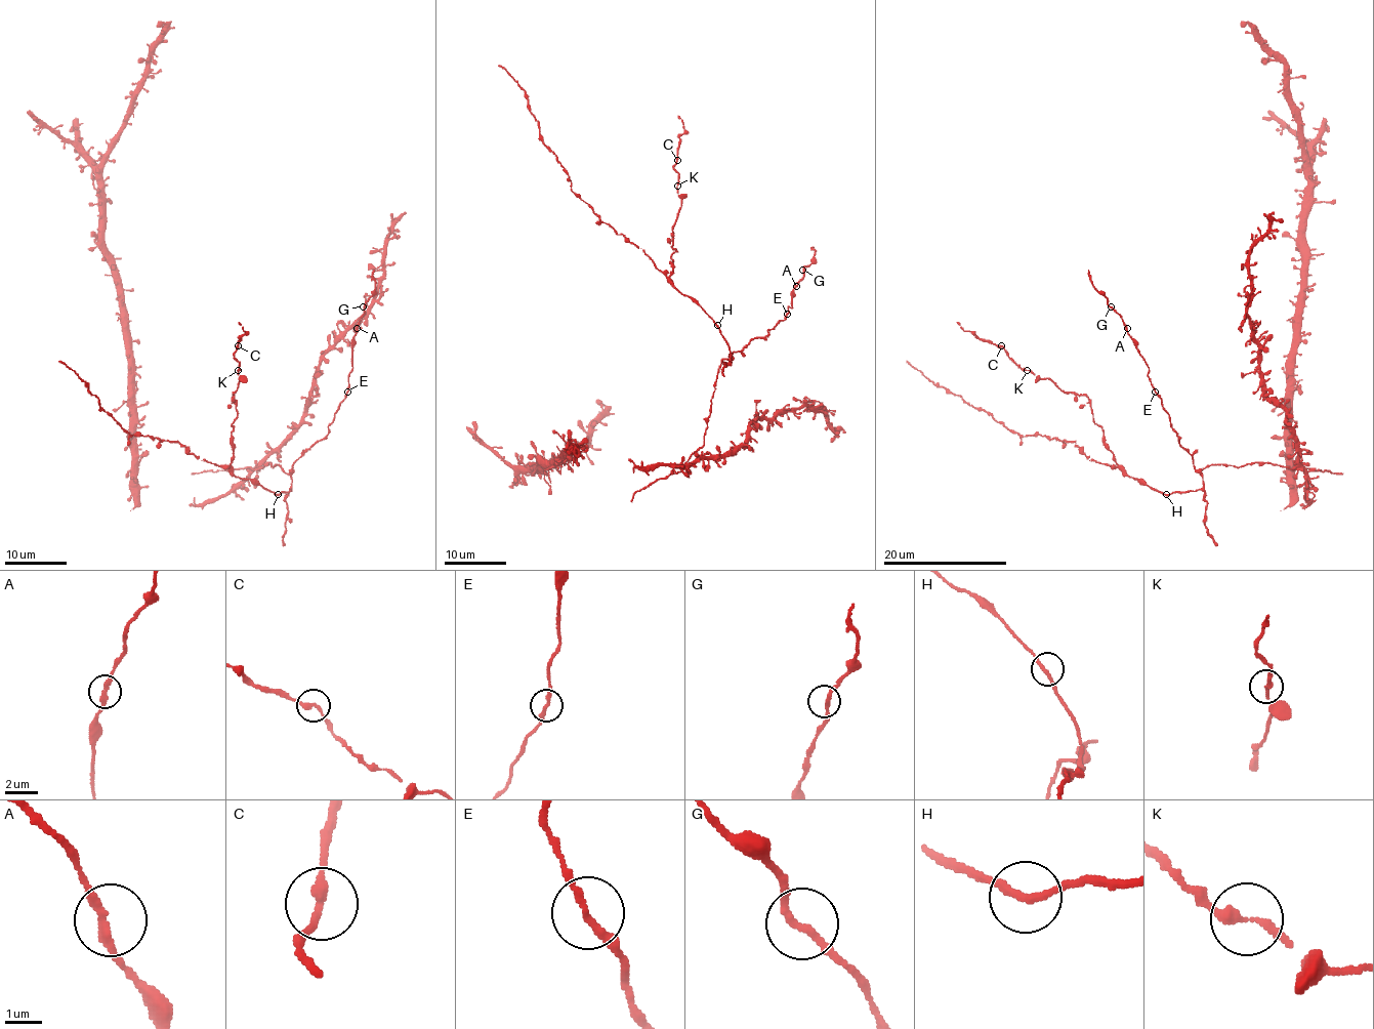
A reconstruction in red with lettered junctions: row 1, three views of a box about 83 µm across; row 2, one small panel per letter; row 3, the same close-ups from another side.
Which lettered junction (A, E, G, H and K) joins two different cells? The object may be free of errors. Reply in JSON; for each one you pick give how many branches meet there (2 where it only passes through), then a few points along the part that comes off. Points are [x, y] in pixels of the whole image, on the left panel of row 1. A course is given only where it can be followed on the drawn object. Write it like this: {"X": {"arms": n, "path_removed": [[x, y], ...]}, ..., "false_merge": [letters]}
{"false_merge": []}

